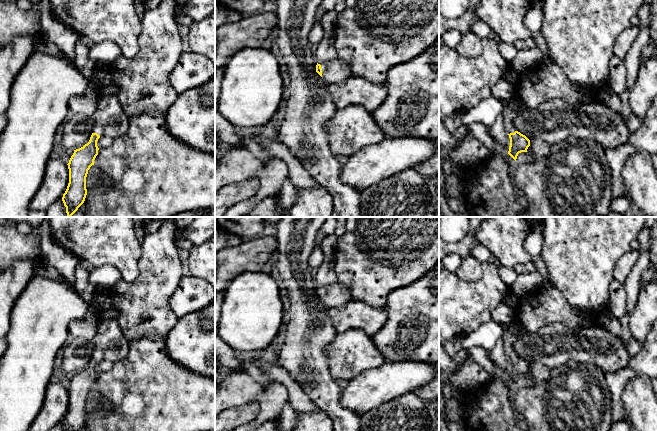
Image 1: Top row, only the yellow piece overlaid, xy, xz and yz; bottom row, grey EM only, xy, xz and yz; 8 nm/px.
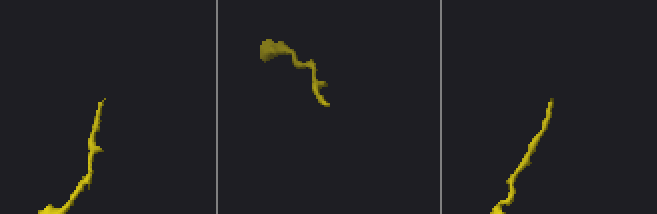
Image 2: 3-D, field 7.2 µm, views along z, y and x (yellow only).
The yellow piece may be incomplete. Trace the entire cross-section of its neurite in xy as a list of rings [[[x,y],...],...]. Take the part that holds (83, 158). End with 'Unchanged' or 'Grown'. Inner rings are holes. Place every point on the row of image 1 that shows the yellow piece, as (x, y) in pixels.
[[[114,93],[99,95],[93,117],[95,127],[89,142],[74,150],[67,164],[69,183],[62,197],[67,217],[71,217],[85,201],[86,177],[98,155],[98,139],[101,136],[119,136],[127,132],[129,128],[129,118]]]. Grown

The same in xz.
[[[338,58],[329,63],[318,62],[316,72],[327,84],[342,82],[352,76],[351,70]]]. Grown

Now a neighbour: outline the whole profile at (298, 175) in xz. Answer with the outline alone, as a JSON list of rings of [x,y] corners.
[[[263,138],[258,139],[257,143],[272,158],[281,159],[287,164],[289,178],[297,188],[313,188],[317,185],[316,181],[303,168],[300,161],[279,140]]]

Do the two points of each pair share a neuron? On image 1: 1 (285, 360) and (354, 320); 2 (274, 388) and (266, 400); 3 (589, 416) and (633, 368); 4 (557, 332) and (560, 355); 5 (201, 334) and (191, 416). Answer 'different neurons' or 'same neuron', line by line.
1: different neurons
2: same neuron
3: different neurons
4: same neuron
5: different neurons

